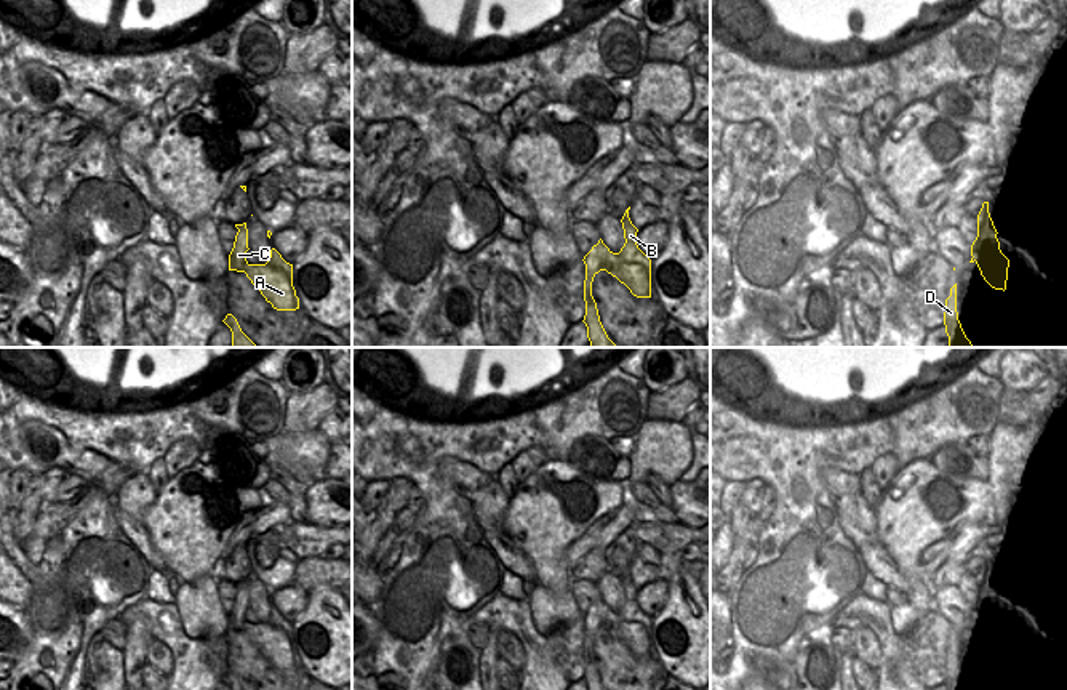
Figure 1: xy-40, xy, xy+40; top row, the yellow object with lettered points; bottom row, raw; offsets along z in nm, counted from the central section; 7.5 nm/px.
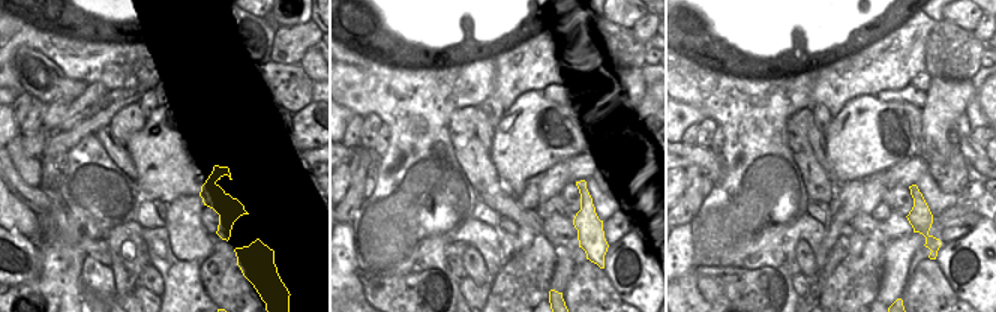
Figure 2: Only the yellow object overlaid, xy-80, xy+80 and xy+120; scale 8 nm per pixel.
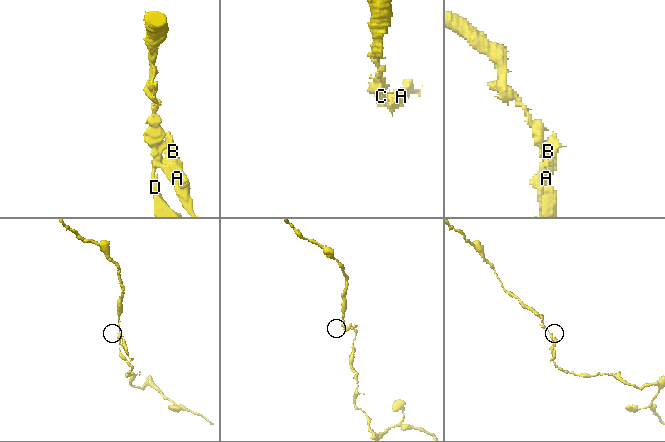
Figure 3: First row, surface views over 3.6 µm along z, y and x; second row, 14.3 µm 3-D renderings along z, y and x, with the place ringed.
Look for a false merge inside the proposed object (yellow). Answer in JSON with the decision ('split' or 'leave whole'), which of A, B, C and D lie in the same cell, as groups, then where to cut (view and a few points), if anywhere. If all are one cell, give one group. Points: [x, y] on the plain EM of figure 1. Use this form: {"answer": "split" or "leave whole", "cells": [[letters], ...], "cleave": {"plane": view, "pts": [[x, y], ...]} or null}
{"answer": "split", "cells": [["A", "B"], ["C", "D"]], "cleave": {"plane": "xy", "pts": [[619, 612], [621, 620], [618, 623], [605, 623], [600, 628]]}}

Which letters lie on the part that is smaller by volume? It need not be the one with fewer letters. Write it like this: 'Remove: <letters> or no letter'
Remove: A, B

